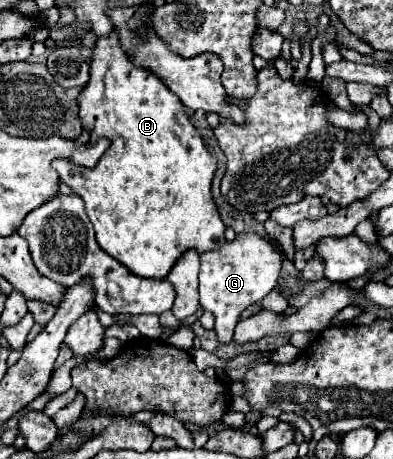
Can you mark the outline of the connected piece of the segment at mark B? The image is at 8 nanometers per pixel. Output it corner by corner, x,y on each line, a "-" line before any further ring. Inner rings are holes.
112,32
108,38
98,38
96,46
92,48
92,56
90,80
78,98
80,120
84,128
92,130
90,142
104,136
112,144
96,168
80,168
64,160
54,162
54,168
60,174
60,180
86,202
86,212
94,224
100,248
136,276
162,280
186,250
196,250
202,254
224,244
226,226
210,192
216,172
216,154
184,114
184,104
180,98
176,98
176,94
172,94
168,86
160,82
160,78
148,70
136,68
130,62
118,42
116,32

